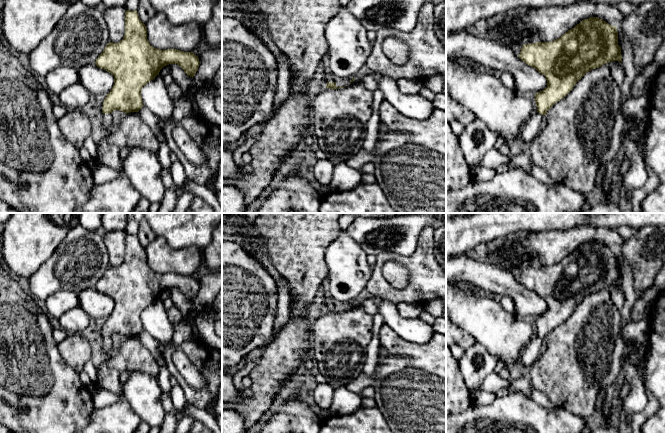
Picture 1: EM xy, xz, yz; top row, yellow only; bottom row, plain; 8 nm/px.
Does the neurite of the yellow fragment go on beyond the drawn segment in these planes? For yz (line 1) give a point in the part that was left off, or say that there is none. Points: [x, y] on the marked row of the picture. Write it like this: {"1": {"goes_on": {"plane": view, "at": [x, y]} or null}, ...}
{"1": {"goes_on": {"plane": "yz", "at": [531, 128]}}}

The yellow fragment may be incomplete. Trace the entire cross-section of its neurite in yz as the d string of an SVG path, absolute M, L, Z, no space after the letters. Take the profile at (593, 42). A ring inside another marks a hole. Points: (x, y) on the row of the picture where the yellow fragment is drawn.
M597 17L582 20L554 41L523 45L518 57L547 80L547 87L535 94L537 112L520 130L520 139L530 143L539 134L547 111L587 72L612 61L622 62L616 26Z

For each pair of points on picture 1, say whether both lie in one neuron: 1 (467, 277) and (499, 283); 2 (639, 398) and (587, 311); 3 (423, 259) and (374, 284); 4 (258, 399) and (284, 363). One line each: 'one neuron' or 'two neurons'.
1: one neuron
2: two neurons
3: one neuron
4: one neuron

